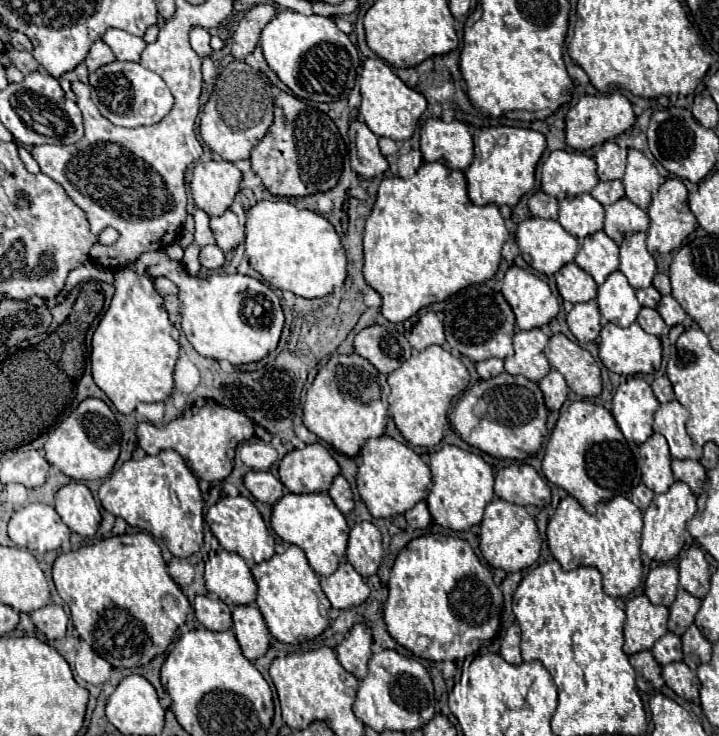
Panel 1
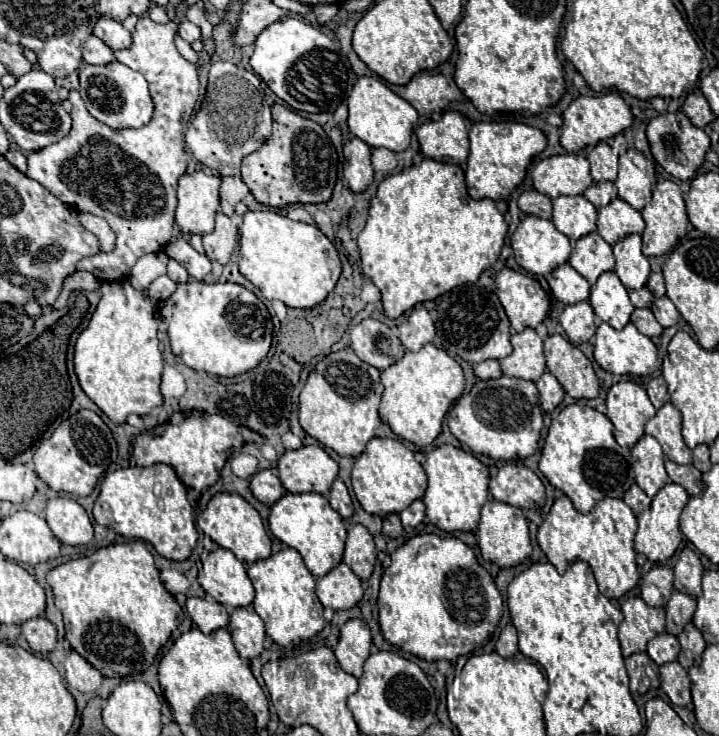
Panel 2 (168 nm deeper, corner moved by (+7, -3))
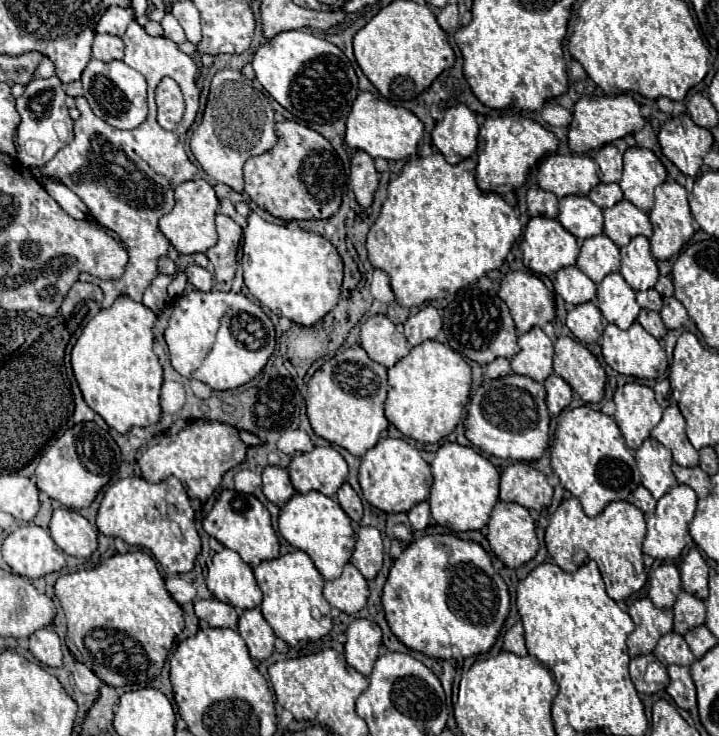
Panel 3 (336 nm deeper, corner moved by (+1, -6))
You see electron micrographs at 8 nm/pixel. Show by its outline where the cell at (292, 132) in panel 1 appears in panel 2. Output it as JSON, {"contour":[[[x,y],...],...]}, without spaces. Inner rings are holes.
{"contour":[[[275,104],[273,136],[253,154],[243,158],[241,180],[249,186],[257,202],[271,208],[289,204],[321,204],[331,200],[337,180],[337,152],[323,128],[297,112]]]}

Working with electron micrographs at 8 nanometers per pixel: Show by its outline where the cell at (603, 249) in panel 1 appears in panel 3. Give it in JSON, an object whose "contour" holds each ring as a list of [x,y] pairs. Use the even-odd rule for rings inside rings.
{"contour":[[[607,235],[589,237],[581,245],[581,251],[577,257],[577,267],[593,283],[601,283],[601,279],[605,275],[619,271],[619,265],[621,265],[619,247]]]}

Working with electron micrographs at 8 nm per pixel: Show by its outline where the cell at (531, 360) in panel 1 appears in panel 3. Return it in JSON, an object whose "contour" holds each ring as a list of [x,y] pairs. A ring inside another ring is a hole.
{"contour":[[[539,329],[519,335],[521,351],[511,359],[511,369],[515,375],[531,377],[533,381],[543,383],[553,373],[553,343]]]}

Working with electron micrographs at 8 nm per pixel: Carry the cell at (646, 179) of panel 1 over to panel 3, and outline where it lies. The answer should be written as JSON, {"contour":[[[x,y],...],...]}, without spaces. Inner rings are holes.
{"contour":[[[631,147],[623,155],[623,177],[619,187],[627,201],[631,201],[643,213],[649,213],[653,207],[653,191],[667,177],[667,171],[661,159],[643,147]]]}

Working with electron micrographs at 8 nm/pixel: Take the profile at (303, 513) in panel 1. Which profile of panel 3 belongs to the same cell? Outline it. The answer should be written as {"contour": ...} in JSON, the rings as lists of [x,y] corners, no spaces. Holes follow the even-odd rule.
{"contour":[[[311,491],[307,495],[295,493],[283,507],[279,515],[279,533],[287,539],[295,549],[305,551],[315,563],[317,571],[329,581],[337,579],[339,571],[347,565],[355,545],[355,531],[351,527],[351,519],[339,507],[339,503],[323,493]]]}

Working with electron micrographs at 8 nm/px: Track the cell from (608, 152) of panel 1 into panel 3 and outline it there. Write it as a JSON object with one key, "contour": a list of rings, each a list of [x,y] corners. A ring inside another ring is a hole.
{"contour":[[[605,145],[597,155],[595,161],[601,169],[601,181],[603,183],[617,183],[621,179],[623,171],[623,155],[615,145]]]}

